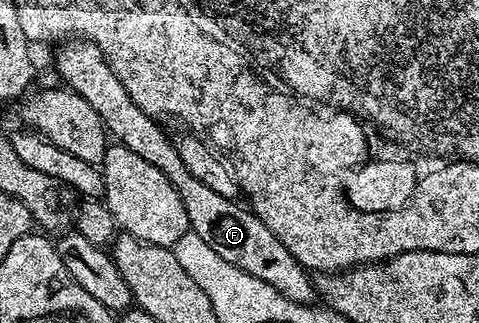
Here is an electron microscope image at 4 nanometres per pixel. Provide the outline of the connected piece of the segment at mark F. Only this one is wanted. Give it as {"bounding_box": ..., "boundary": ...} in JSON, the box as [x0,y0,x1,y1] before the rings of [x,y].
{"bounding_box":[55,40,317,303],"boundary":[[[75,40],[72,46],[63,44],[58,47],[59,50],[55,54],[55,70],[63,77],[62,85],[66,89],[72,90],[75,94],[80,94],[85,100],[89,100],[89,104],[93,104],[93,112],[97,112],[97,116],[103,122],[103,128],[108,135],[118,145],[129,148],[129,152],[137,152],[137,156],[141,156],[141,160],[149,160],[149,164],[153,164],[153,168],[157,168],[167,177],[169,182],[173,184],[173,188],[177,188],[177,194],[181,196],[181,204],[185,204],[185,216],[189,230],[201,236],[214,252],[217,252],[221,259],[228,264],[233,264],[234,268],[239,268],[249,276],[255,276],[259,280],[271,284],[282,296],[287,296],[289,300],[299,303],[314,303],[317,298],[317,286],[311,278],[308,271],[302,264],[294,258],[289,252],[289,248],[285,248],[285,244],[281,244],[273,232],[269,232],[269,228],[256,214],[252,214],[246,205],[238,206],[240,203],[234,198],[226,198],[225,196],[217,196],[217,192],[213,192],[213,188],[209,188],[206,184],[201,184],[201,180],[197,180],[197,176],[193,176],[193,172],[189,172],[189,168],[185,168],[185,160],[181,160],[181,156],[177,152],[173,138],[170,138],[165,131],[159,127],[160,123],[152,118],[150,114],[146,114],[141,108],[137,108],[137,104],[133,104],[133,96],[129,96],[129,92],[125,92],[125,84],[121,84],[121,80],[117,80],[117,76],[113,72],[110,62],[101,52],[101,48],[97,48],[95,42],[86,40]]]}

